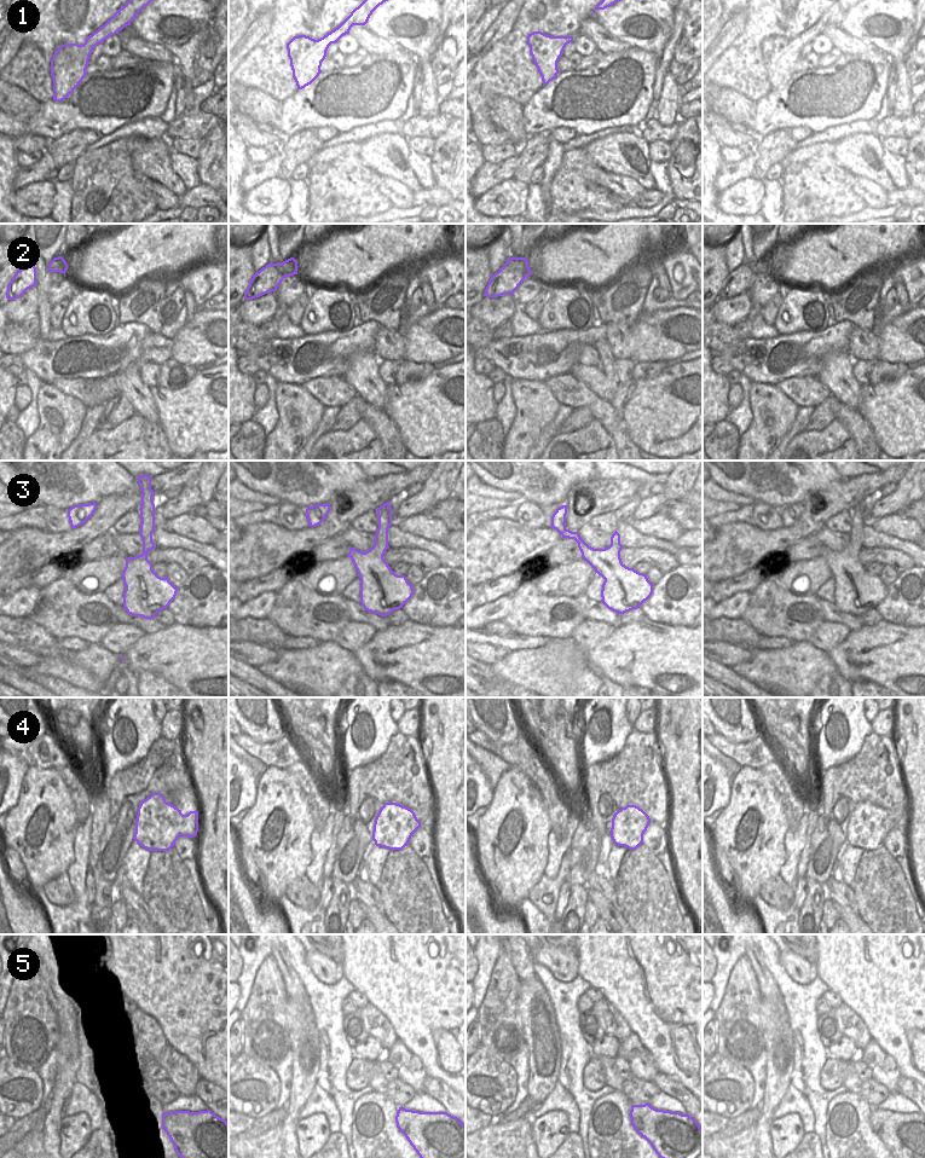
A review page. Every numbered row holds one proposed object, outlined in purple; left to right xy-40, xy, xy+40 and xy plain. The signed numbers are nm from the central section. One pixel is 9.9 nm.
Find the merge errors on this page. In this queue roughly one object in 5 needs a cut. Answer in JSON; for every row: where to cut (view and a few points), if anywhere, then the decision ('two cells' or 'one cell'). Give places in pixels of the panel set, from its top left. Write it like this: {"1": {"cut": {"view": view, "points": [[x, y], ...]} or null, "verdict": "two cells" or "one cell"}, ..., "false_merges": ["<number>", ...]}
{"1": {"cut": null, "verdict": "one cell"}, "2": {"cut": null, "verdict": "one cell"}, "3": {"cut": null, "verdict": "one cell"}, "4": {"cut": null, "verdict": "one cell"}, "5": {"cut": null, "verdict": "one cell"}, "false_merges": []}

